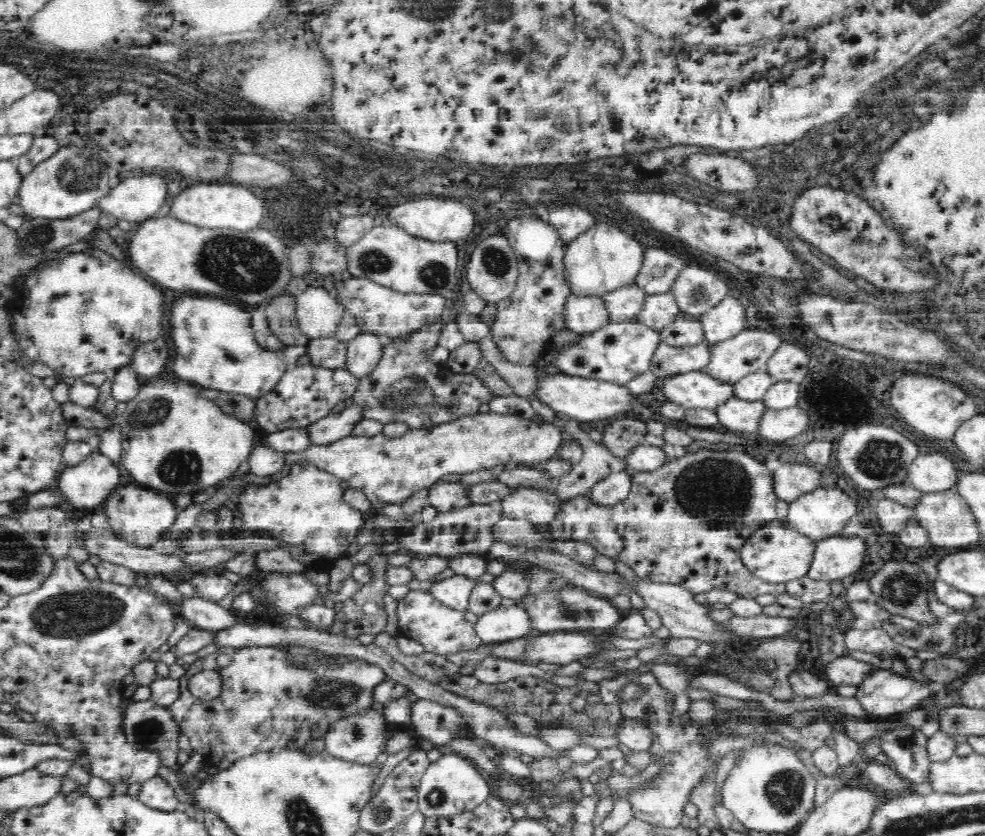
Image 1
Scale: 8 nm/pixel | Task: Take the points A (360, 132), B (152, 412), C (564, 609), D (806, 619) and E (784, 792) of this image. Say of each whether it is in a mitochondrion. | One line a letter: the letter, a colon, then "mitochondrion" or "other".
A: mitochondrion
B: mitochondrion
C: mitochondrion
D: other
E: mitochondrion

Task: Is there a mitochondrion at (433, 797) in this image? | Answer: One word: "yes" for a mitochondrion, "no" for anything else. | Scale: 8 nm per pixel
yes

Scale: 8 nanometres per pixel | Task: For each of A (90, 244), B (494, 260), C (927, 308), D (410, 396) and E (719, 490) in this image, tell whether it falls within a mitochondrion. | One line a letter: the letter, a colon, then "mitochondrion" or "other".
A: other
B: mitochondrion
C: other
D: mitochondrion
E: mitochondrion

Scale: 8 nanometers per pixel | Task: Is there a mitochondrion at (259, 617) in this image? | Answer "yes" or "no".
no

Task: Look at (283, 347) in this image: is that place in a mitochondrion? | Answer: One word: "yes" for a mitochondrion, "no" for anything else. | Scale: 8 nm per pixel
no

